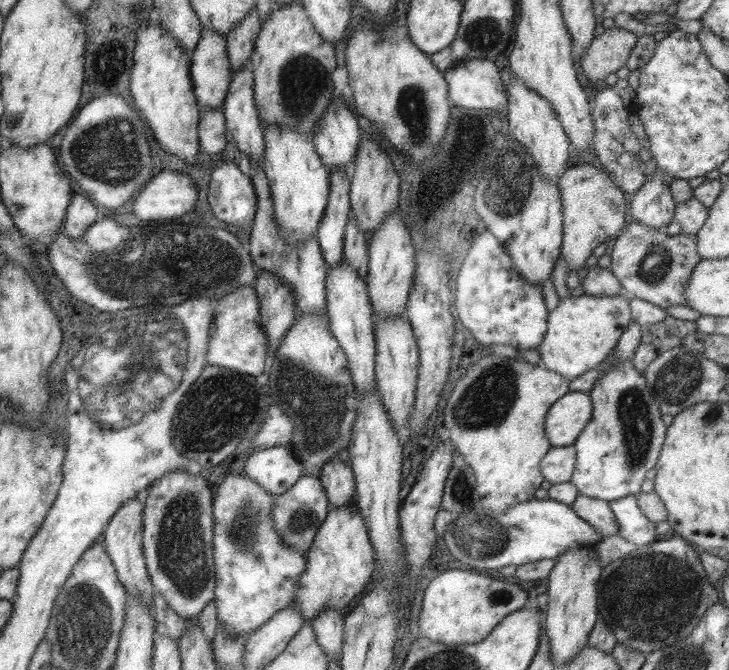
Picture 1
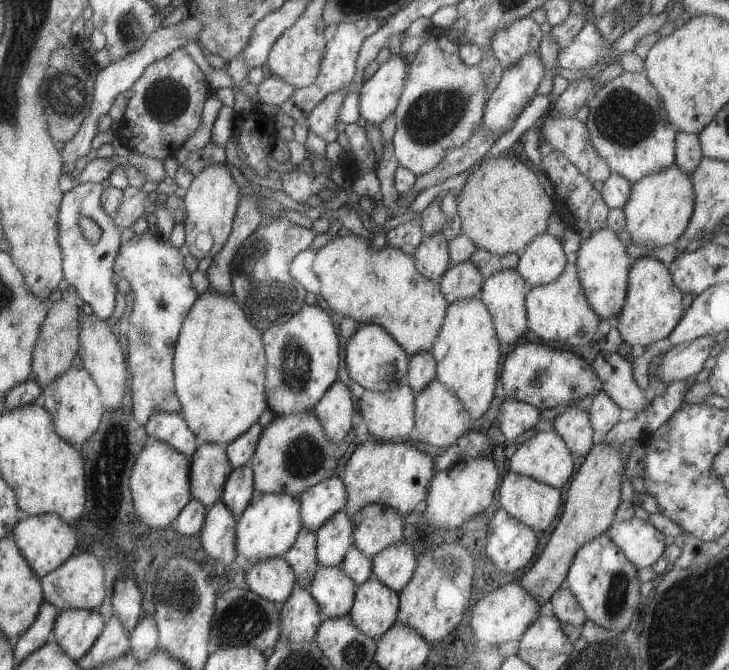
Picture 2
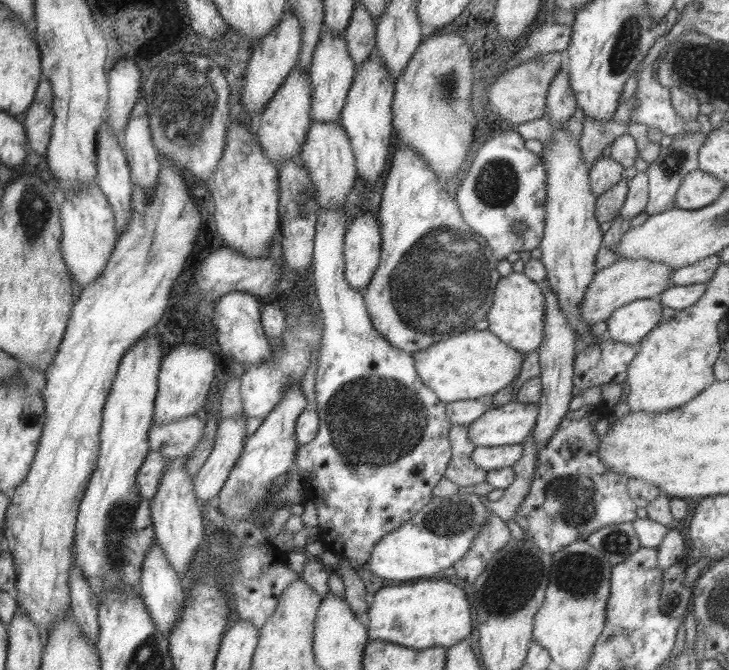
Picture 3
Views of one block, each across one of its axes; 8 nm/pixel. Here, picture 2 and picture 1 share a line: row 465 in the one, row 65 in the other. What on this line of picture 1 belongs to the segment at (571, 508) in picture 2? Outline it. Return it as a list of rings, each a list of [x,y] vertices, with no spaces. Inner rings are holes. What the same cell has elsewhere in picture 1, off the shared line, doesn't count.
[[[615,26],[604,29],[592,38],[585,51],[578,54],[585,77],[596,83],[626,66],[635,42],[637,36],[633,32]]]

